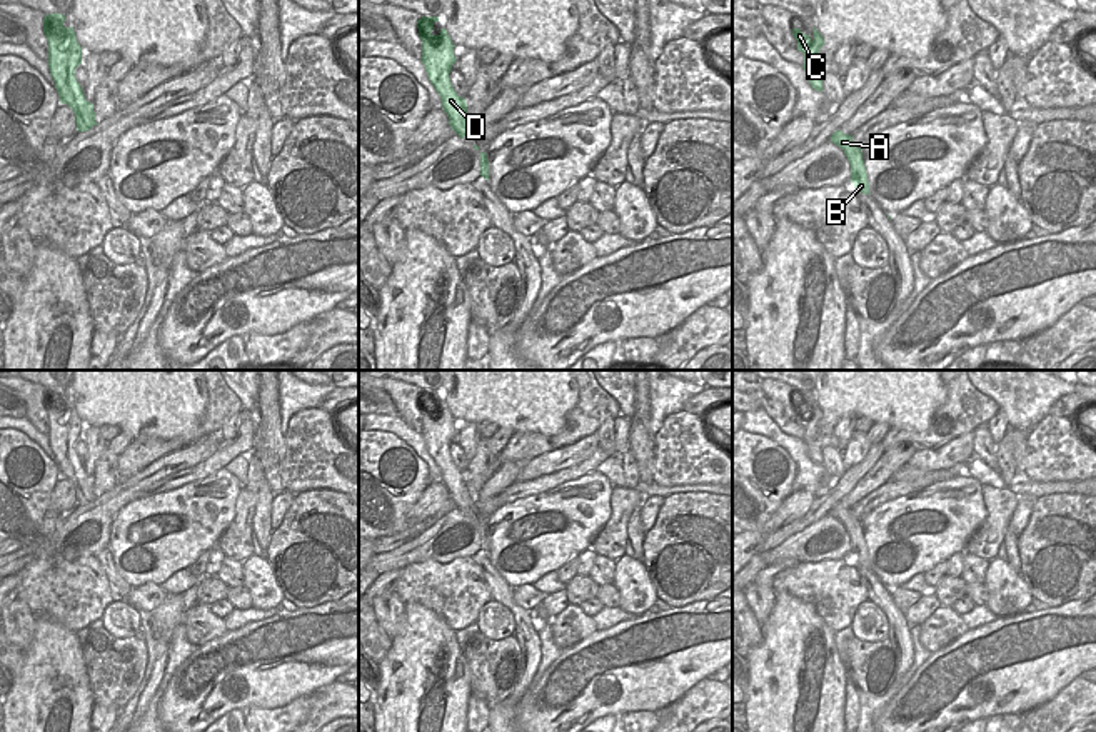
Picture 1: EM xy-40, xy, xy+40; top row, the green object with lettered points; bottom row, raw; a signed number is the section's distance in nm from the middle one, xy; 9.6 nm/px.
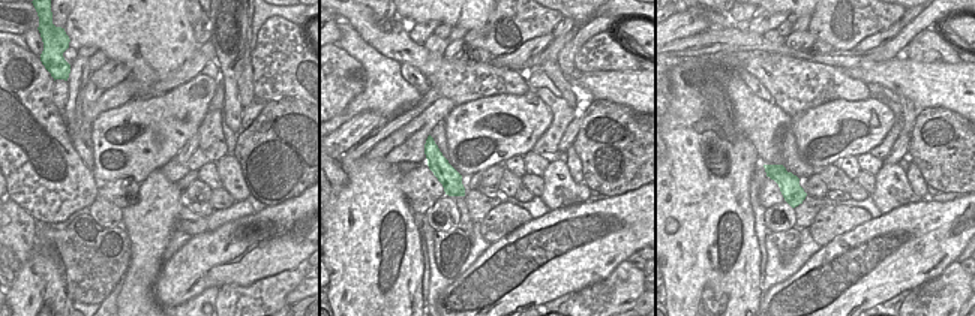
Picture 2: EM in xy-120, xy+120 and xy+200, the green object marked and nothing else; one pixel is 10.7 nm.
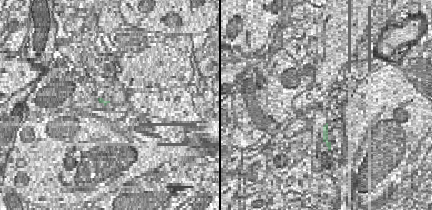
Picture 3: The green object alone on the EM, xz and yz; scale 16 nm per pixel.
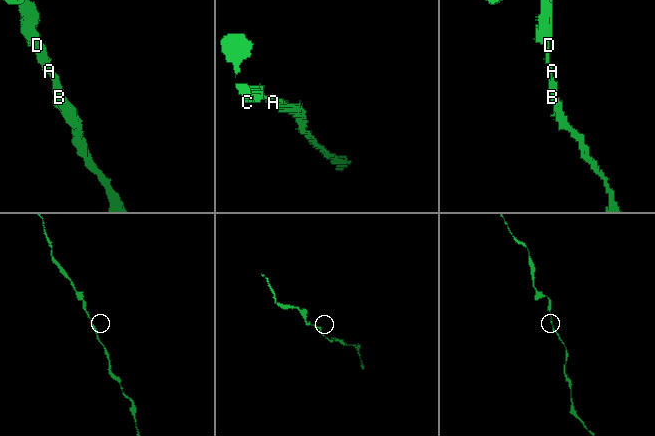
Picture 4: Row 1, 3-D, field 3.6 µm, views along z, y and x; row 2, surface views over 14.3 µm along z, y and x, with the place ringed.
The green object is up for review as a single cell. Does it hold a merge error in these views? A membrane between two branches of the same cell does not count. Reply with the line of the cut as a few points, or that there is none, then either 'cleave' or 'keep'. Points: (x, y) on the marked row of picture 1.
cut none; keep

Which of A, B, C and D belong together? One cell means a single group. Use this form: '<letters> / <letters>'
A B C D

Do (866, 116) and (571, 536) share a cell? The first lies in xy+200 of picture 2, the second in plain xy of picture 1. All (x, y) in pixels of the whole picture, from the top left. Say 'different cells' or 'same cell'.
same cell

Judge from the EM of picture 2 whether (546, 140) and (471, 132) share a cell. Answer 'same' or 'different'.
different

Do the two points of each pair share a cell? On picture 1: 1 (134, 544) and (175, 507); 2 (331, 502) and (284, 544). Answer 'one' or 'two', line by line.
1: one
2: one

